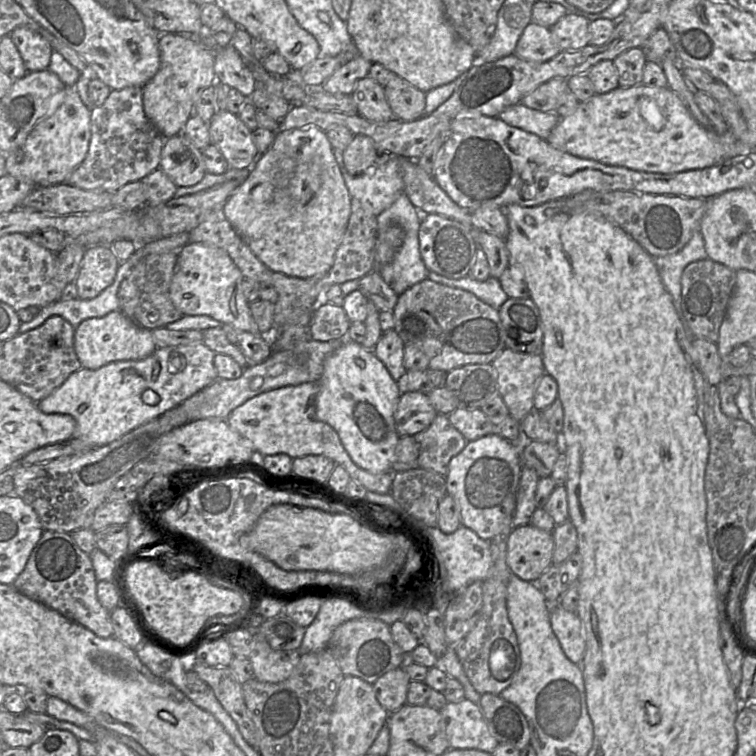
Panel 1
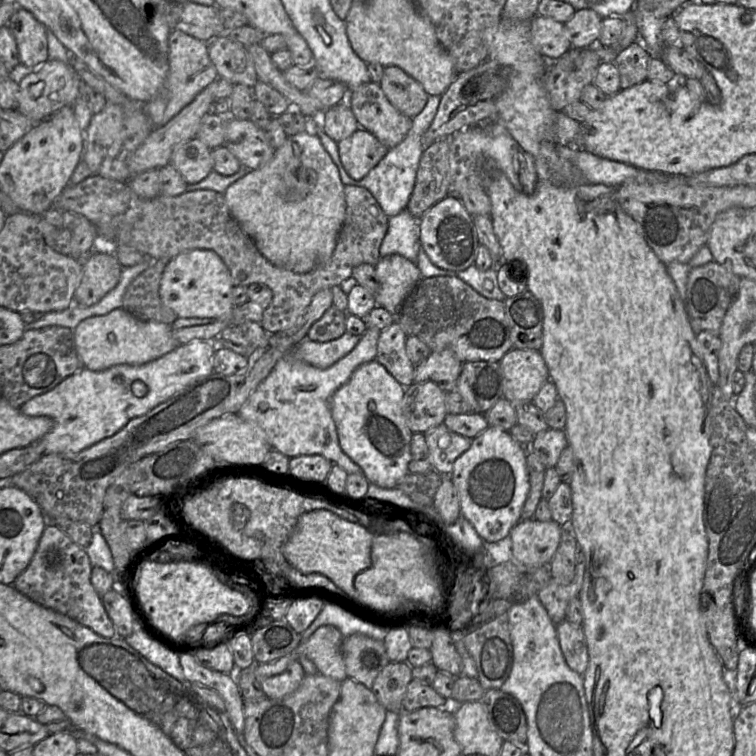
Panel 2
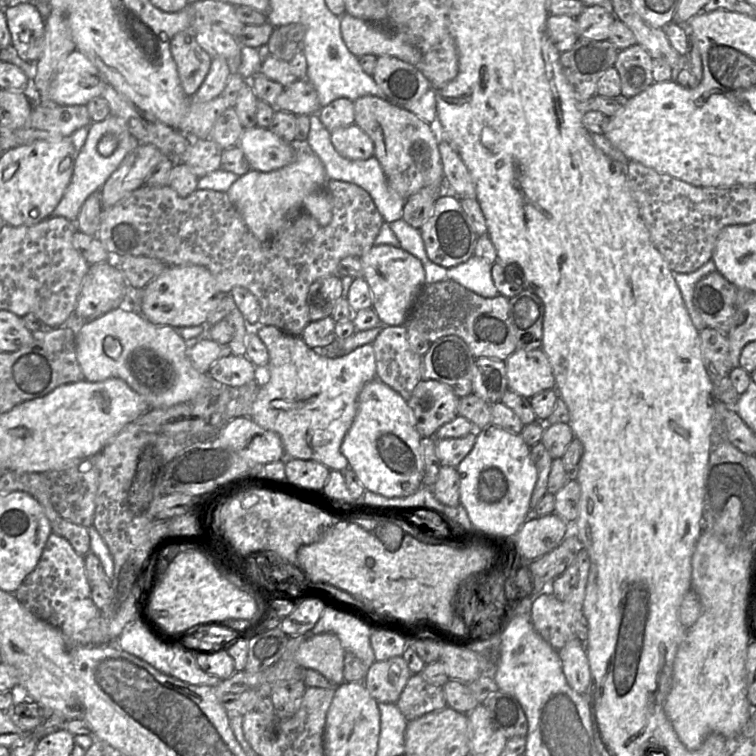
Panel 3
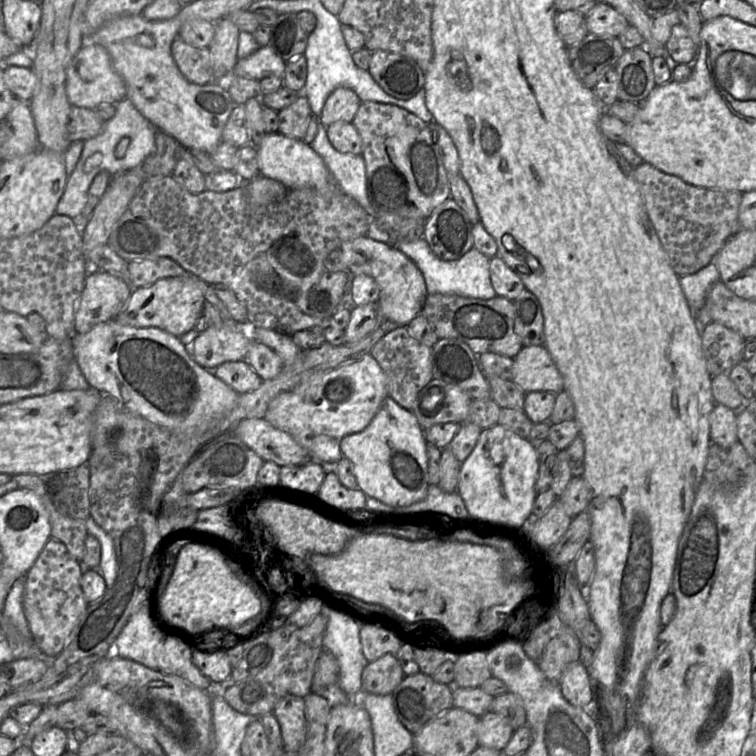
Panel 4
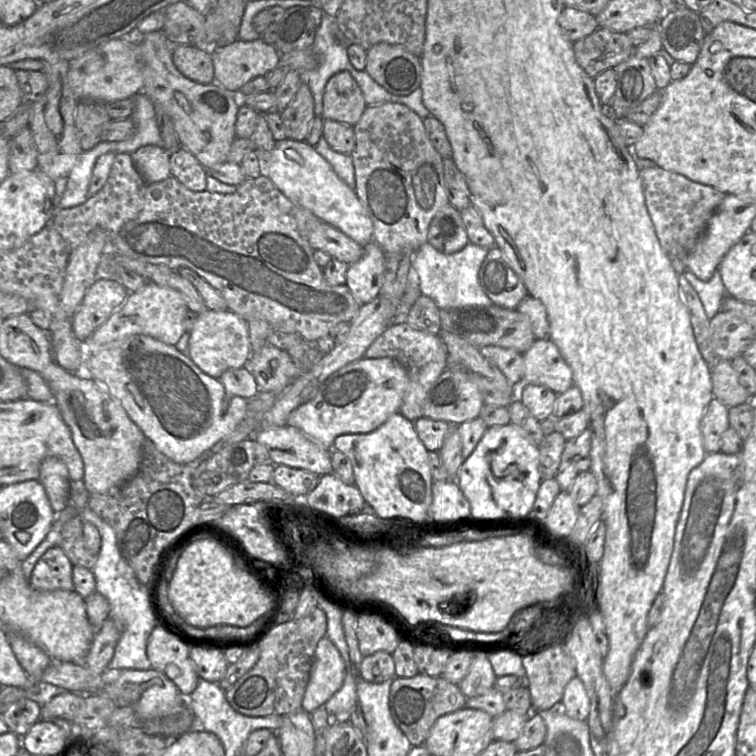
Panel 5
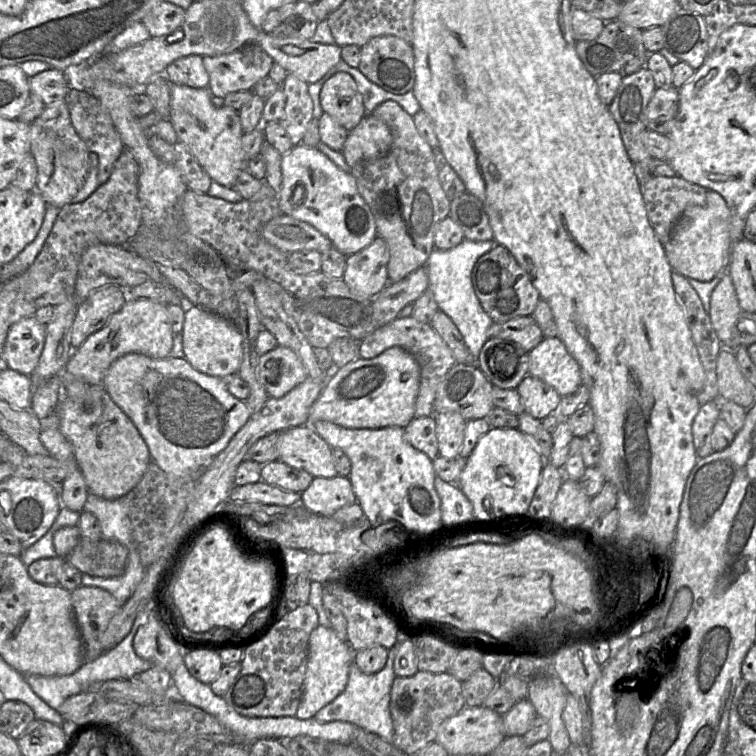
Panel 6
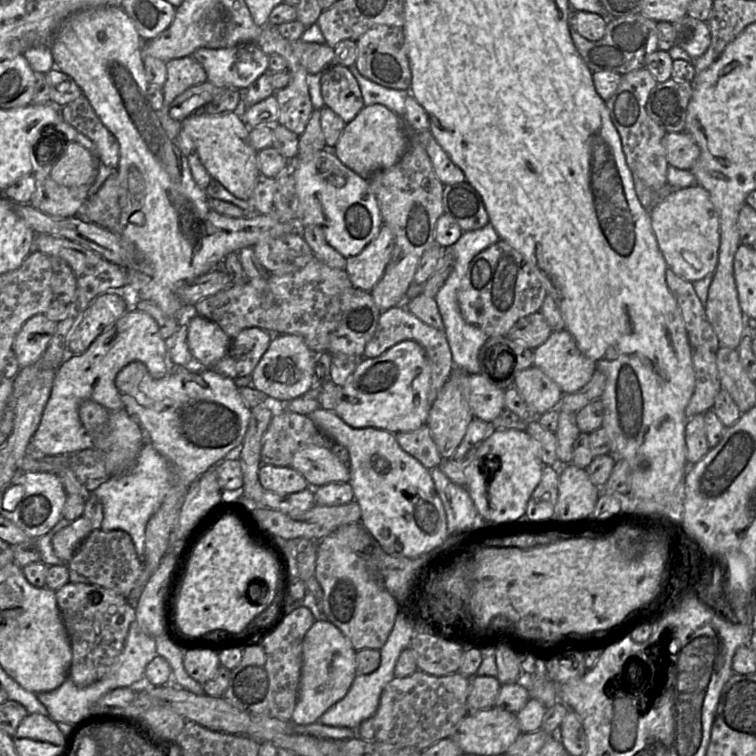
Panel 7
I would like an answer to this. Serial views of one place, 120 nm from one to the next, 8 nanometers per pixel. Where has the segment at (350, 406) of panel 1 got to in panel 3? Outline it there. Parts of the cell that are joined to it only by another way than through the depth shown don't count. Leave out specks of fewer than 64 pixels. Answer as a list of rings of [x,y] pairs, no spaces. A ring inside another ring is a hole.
[[[376,378],[366,383],[358,396],[357,413],[340,451],[365,490],[386,498],[400,498],[414,494],[422,486],[421,439],[407,402]]]

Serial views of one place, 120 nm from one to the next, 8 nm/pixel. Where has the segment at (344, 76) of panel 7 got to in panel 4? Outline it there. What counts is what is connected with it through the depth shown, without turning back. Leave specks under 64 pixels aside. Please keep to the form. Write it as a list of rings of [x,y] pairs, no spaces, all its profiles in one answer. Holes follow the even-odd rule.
[[[337,87],[326,98],[319,122],[325,127],[335,122],[351,122],[361,101],[350,88]]]

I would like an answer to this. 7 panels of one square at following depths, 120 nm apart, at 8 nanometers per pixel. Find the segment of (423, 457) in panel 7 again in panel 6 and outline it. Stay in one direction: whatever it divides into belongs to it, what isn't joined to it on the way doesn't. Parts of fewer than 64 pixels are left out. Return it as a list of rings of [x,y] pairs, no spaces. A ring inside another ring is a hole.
[[[434,416],[414,418],[404,428],[404,438],[415,449],[425,453],[433,460],[439,455]]]

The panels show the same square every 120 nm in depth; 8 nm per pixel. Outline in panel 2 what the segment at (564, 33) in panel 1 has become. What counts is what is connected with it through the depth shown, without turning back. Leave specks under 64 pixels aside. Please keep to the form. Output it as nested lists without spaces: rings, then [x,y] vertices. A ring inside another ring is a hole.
[[[593,9],[577,10],[564,25],[573,48],[587,48],[598,43],[603,18]]]

